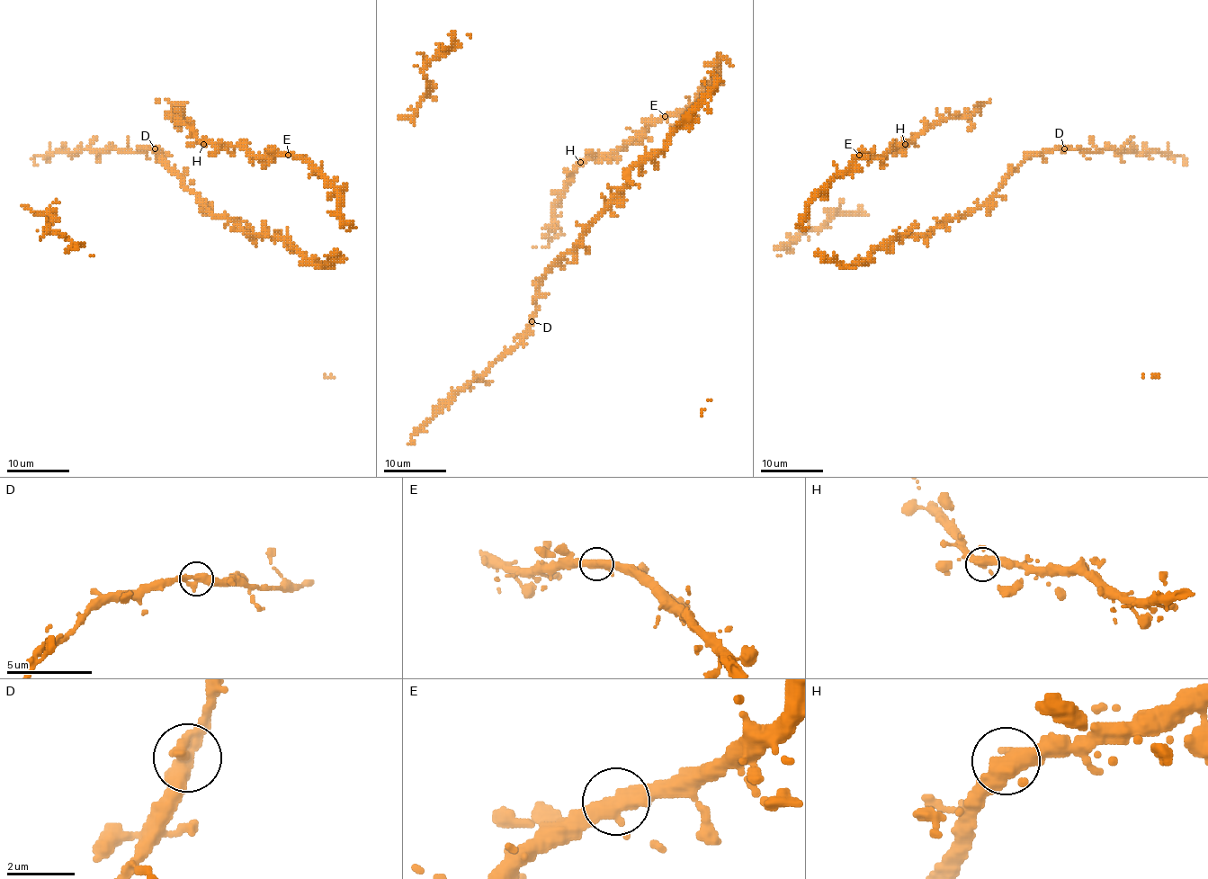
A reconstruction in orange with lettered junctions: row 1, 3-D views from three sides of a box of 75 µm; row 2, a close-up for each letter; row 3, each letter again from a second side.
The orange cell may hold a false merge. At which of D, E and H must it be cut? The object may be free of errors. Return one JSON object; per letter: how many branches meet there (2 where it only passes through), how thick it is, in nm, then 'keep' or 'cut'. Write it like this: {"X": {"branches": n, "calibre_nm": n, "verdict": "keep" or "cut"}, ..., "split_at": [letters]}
{"D": {"branches": 2, "calibre_nm": 440, "verdict": "keep"}, "E": {"branches": 2, "calibre_nm": 460, "verdict": "keep"}, "H": {"branches": 2, "calibre_nm": 440, "verdict": "keep"}, "split_at": []}

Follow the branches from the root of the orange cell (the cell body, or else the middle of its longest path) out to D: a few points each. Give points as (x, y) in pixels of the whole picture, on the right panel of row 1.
D: (818, 250), (828, 259), (858, 265), (890, 239), (928, 235), (941, 223), (964, 217), (1026, 159), (1064, 148)

